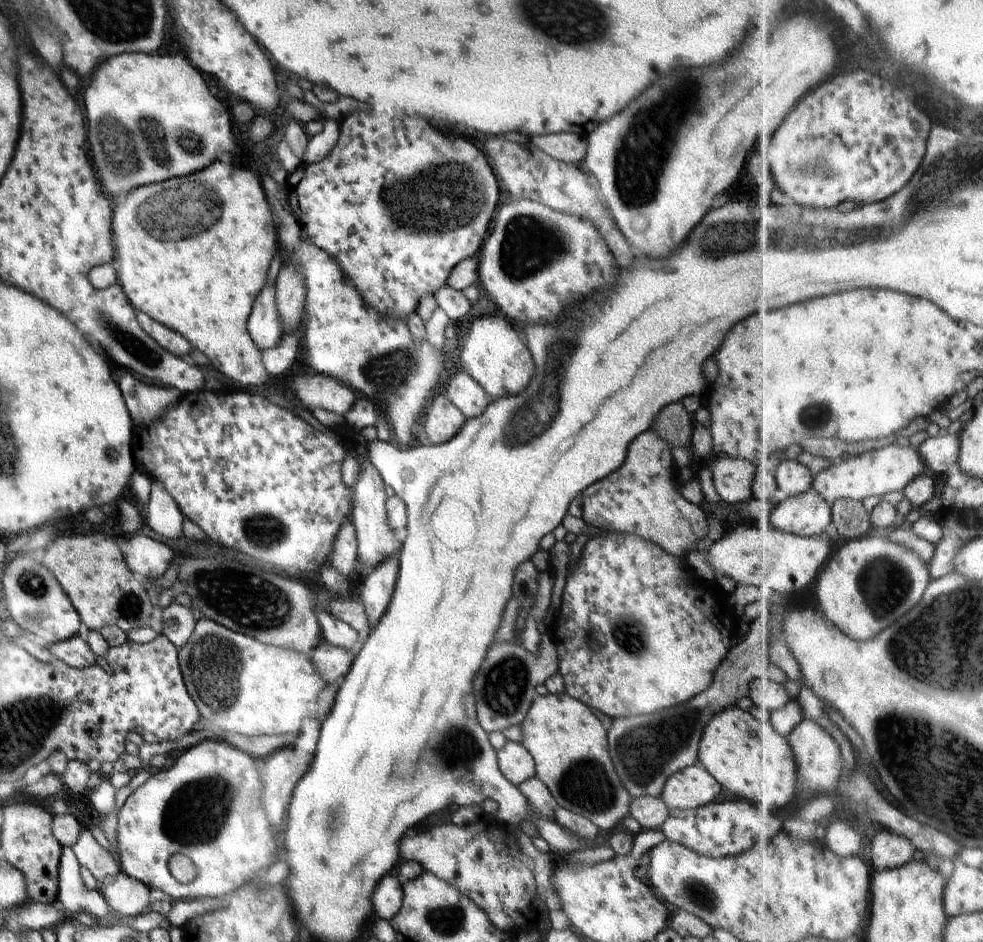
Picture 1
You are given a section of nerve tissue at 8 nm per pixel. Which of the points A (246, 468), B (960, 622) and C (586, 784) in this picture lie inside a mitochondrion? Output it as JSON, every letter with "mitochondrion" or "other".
{"A":"other","B":"mitochondrion","C":"mitochondrion"}

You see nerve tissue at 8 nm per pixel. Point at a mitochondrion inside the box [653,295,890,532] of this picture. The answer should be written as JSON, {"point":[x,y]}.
{"point":[814,415]}

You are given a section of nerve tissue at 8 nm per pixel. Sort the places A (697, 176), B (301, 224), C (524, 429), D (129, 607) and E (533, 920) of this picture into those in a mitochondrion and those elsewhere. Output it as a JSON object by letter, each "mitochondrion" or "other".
{"A":"other","B":"other","C":"mitochondrion","D":"mitochondrion","E":"other"}

